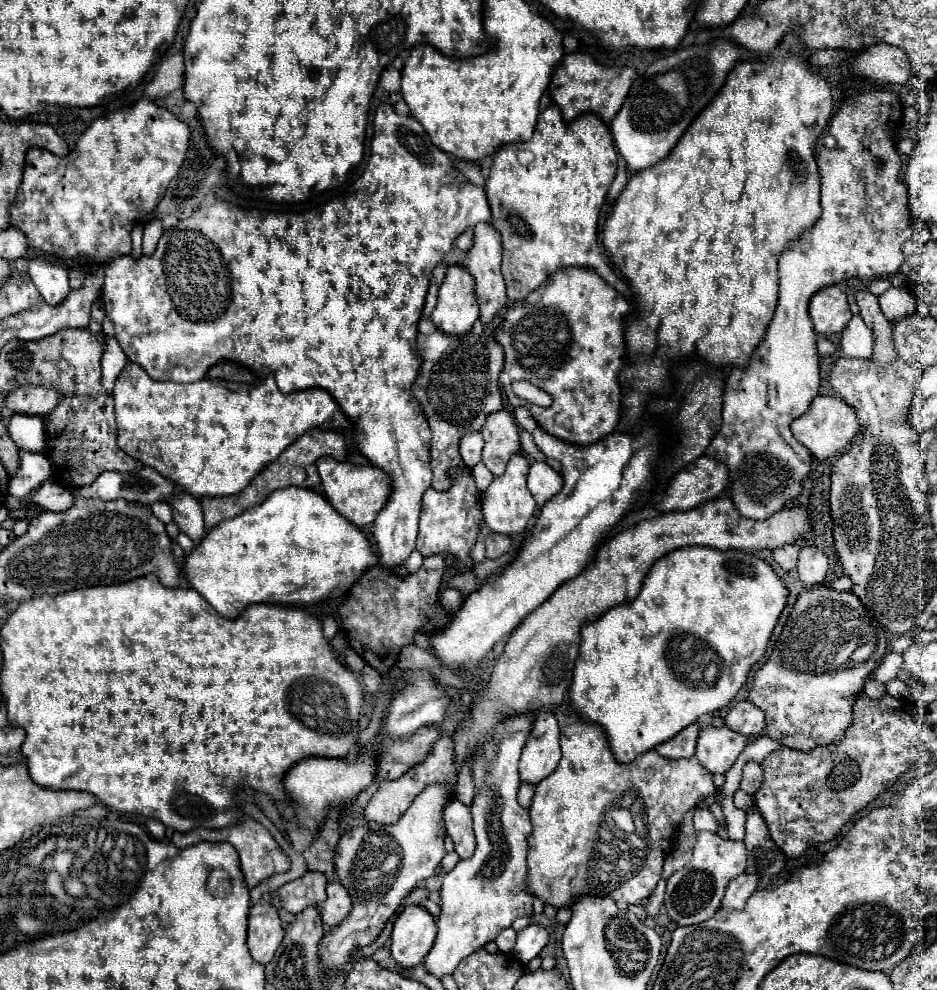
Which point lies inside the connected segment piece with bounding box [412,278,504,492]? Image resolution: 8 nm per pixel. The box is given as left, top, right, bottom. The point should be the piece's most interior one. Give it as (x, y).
(457, 382)

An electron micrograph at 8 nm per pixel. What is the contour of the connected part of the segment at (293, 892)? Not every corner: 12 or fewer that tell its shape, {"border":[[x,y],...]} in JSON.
{"border":[[306,872],[278,890],[282,908],[302,912],[326,898],[326,876]]}

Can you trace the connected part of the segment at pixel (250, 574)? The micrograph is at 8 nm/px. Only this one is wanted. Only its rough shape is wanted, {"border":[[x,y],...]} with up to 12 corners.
{"border":[[320,492],[208,530],[182,572],[234,620],[316,604],[376,562]]}

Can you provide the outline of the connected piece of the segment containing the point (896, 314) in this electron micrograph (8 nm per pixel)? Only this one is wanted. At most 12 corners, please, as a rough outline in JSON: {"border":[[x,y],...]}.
{"border":[[890,288],[878,296],[882,314],[890,322],[916,310],[912,294]]}

